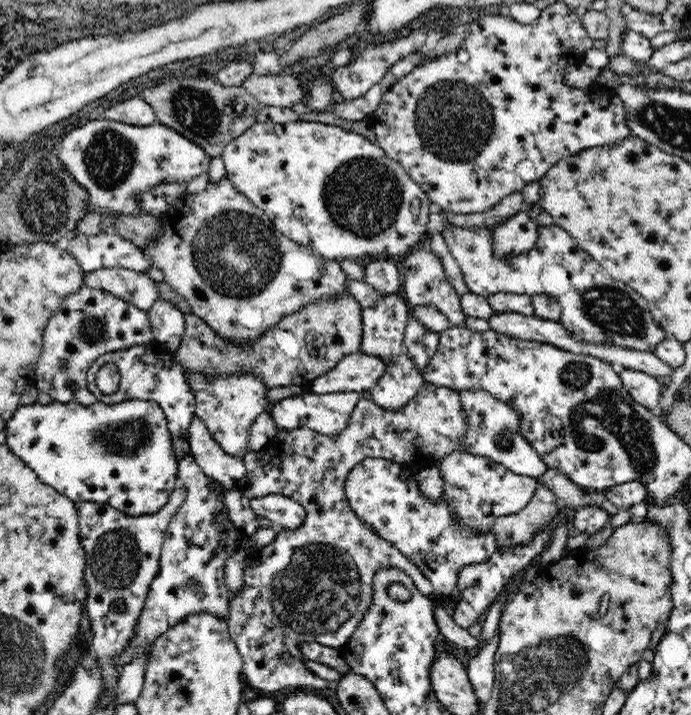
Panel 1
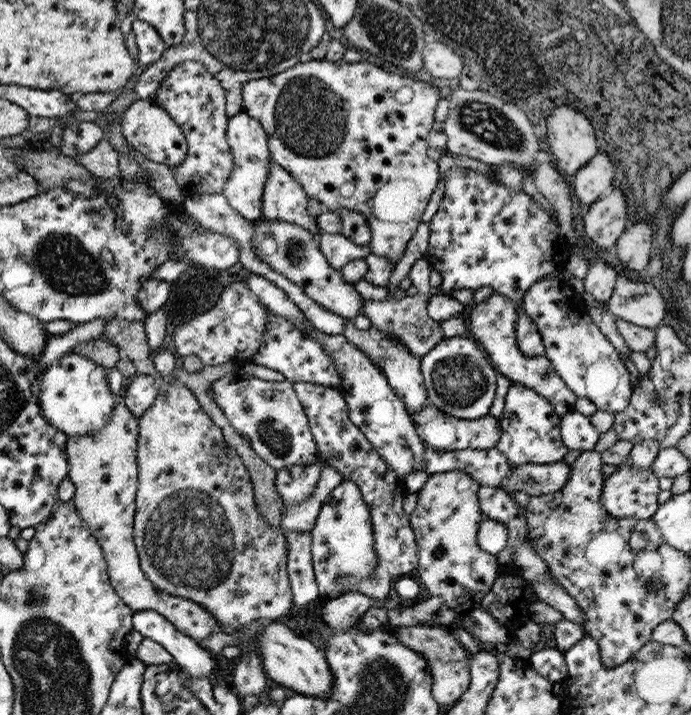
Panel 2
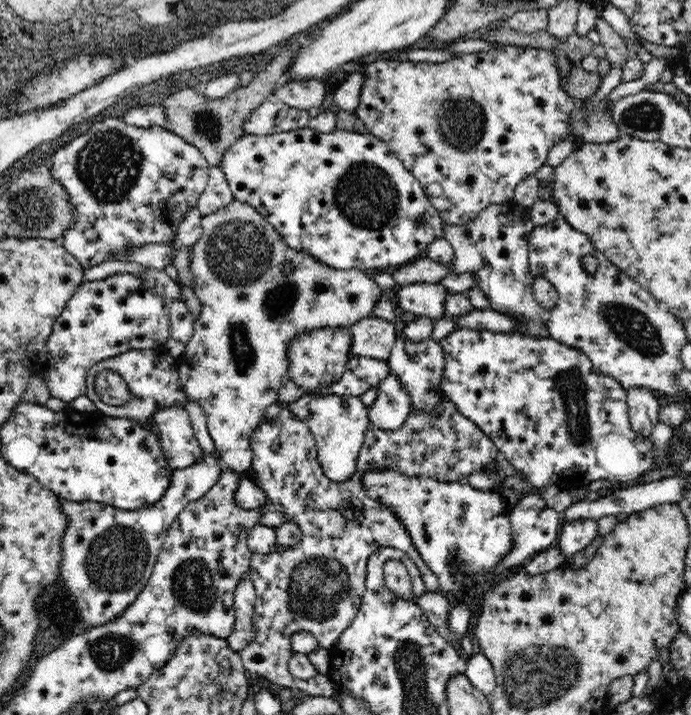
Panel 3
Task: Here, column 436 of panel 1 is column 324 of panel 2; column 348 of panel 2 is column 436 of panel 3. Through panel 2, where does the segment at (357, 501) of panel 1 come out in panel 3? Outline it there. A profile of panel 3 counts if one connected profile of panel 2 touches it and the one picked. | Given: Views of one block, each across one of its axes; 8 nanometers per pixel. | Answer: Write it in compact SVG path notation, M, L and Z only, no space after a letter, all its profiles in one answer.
M372 468L362 476L362 490L370 500L378 500L382 506L386 506L406 528L414 548L420 552L422 560L428 564L428 568L438 576L440 582L440 592L442 590L454 590L458 588L454 582L454 576L450 574L448 568L448 558L454 558L458 568L466 572L468 576L488 572L490 568L498 566L502 558L510 552L512 546L512 526L510 526L510 510L506 510L504 500L498 492L494 490L476 490L466 482L438 482L434 478L420 478L420 476L408 476L398 470L386 468L378 470Z

